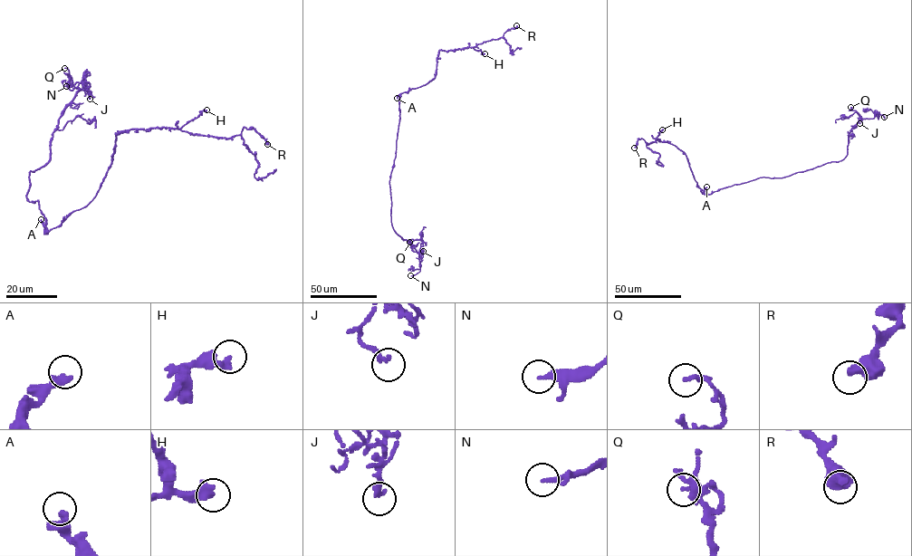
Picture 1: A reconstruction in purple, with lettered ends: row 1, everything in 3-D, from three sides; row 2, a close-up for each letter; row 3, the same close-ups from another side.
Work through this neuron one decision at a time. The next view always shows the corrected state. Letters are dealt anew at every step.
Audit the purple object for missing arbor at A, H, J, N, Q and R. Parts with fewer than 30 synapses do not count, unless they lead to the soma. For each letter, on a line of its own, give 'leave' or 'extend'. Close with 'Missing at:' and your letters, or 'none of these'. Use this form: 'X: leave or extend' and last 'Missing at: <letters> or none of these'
A: leave
H: extend
J: leave
N: extend
Q: leave
R: extend
Missing at: H, N, R

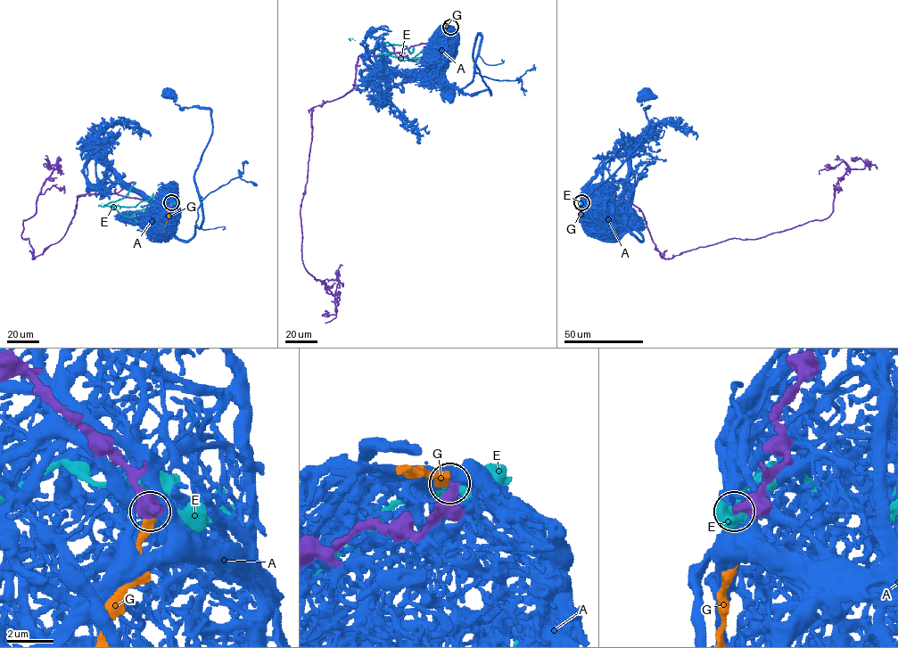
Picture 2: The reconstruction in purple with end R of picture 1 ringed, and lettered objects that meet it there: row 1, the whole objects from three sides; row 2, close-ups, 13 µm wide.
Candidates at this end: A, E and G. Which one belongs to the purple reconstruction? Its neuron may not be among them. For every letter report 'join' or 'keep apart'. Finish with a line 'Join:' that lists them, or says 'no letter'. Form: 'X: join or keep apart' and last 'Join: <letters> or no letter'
A: keep apart
E: keep apart
G: join
Join: G

